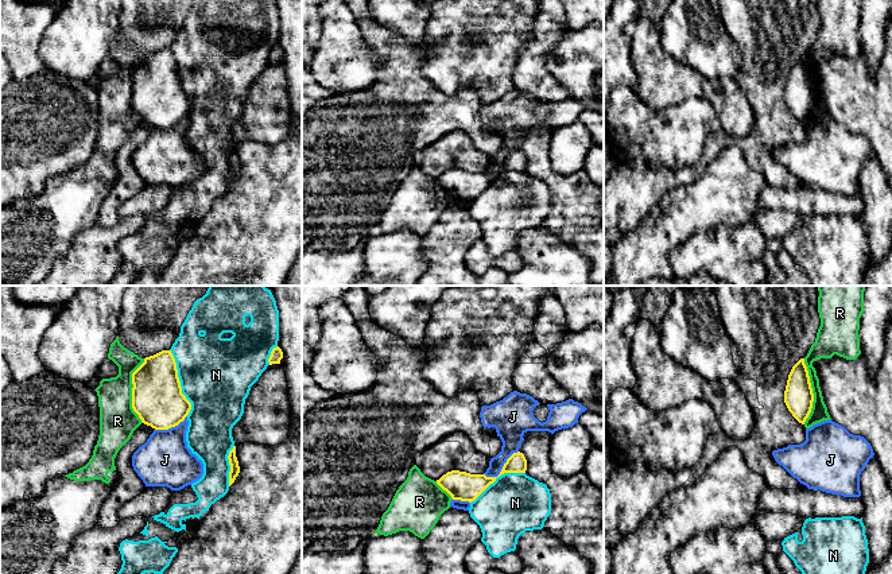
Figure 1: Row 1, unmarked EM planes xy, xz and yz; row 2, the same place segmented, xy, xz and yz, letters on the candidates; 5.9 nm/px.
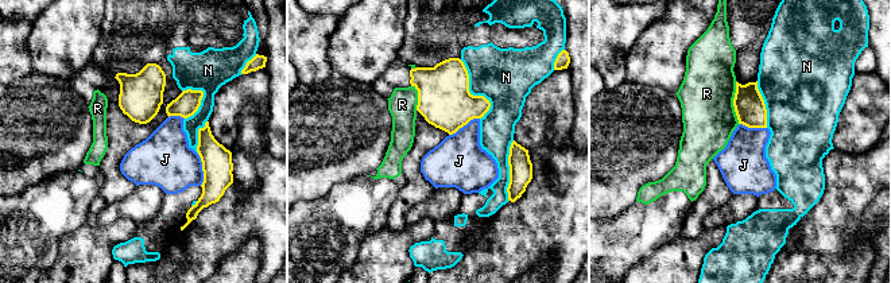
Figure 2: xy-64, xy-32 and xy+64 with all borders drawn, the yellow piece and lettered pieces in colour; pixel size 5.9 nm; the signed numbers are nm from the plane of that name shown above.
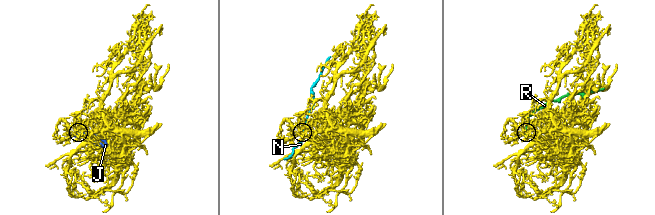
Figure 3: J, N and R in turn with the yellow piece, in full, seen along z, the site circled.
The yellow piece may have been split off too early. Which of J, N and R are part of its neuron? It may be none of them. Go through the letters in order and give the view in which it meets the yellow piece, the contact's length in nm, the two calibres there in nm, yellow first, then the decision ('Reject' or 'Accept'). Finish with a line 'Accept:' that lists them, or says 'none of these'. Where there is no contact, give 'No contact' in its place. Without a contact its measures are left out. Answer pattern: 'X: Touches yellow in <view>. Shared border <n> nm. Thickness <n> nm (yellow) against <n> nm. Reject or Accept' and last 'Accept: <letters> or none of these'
J: Touches yellow in xz. Shared border 260 nm. Thickness 170 nm (yellow) against 160 nm. Reject
N: Touches yellow in xy. Shared border 420 nm. Thickness 300 nm (yellow) against 440 nm. Reject
R: Touches yellow in yz. Shared border 400 nm. Thickness 180 nm (yellow) against 100 nm. Reject
Accept: none of these

